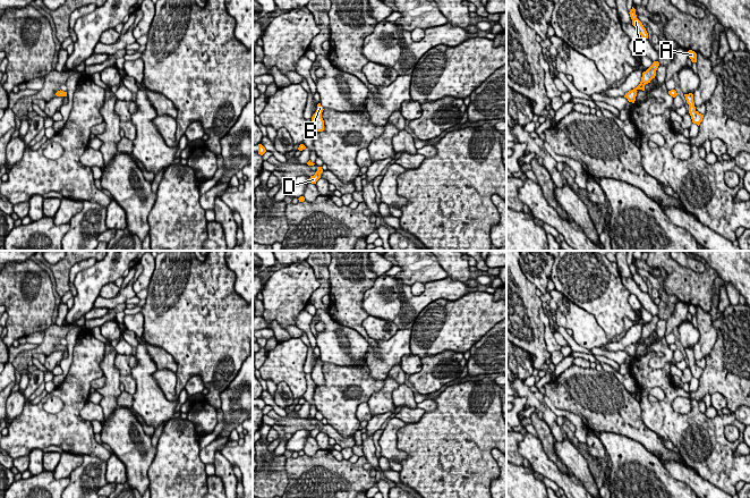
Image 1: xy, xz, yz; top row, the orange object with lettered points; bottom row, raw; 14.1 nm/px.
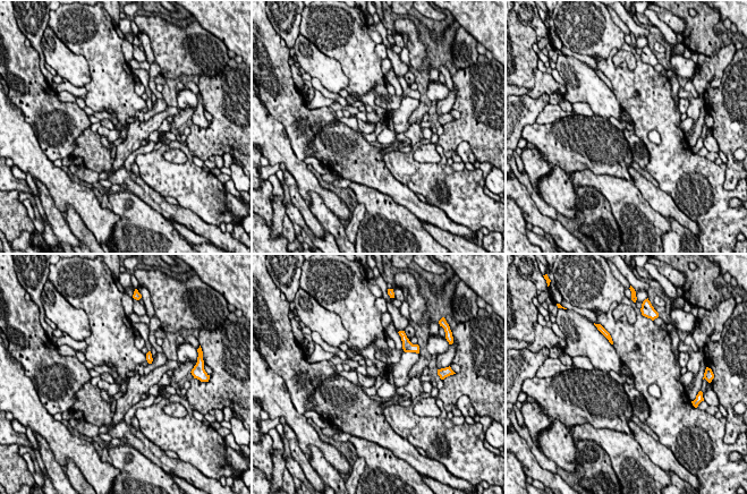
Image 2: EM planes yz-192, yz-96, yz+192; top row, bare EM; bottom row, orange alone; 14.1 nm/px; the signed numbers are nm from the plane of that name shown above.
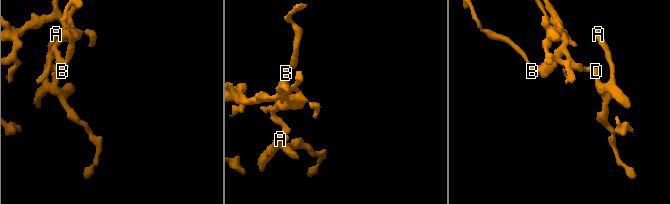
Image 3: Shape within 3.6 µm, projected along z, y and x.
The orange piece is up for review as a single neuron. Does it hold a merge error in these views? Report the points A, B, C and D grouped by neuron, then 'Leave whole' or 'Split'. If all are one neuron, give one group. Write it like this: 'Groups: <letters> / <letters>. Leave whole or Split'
Groups: A B C D. Leave whole

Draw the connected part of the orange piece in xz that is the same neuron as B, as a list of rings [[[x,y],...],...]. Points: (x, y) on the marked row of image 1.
[[[321,103],[317,104],[317,110],[312,117],[312,125],[316,129],[316,132],[323,132],[324,130],[324,120],[322,118],[323,107]]]

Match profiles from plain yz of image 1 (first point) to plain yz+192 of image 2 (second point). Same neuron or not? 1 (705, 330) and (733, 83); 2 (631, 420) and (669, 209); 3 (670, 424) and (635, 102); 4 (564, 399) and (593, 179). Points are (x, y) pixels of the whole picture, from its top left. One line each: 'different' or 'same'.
1: different
2: different
3: same
4: different

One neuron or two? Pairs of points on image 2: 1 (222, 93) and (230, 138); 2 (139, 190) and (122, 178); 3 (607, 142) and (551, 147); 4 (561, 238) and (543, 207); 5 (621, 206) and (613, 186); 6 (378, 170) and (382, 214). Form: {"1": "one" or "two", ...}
{"1": "one", "2": "one", "3": "one", "4": "two", "5": "one", "6": "two"}

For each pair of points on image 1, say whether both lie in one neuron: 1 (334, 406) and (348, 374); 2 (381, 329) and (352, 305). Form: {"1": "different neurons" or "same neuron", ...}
{"1": "same neuron", "2": "different neurons"}

